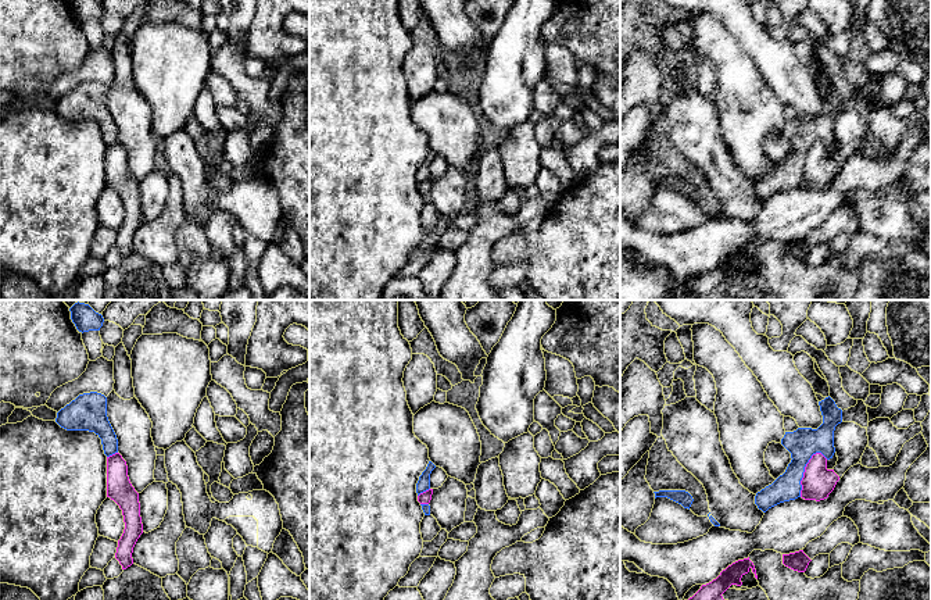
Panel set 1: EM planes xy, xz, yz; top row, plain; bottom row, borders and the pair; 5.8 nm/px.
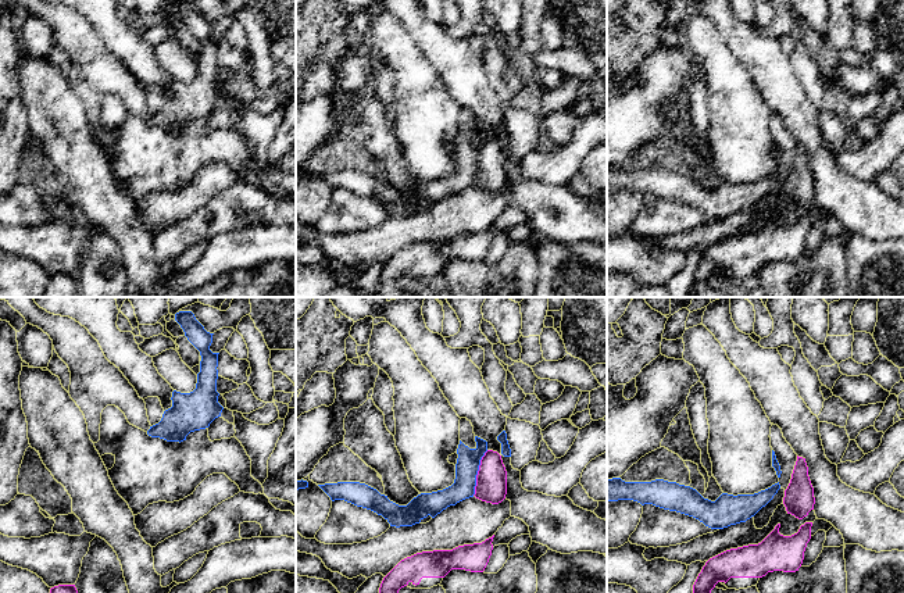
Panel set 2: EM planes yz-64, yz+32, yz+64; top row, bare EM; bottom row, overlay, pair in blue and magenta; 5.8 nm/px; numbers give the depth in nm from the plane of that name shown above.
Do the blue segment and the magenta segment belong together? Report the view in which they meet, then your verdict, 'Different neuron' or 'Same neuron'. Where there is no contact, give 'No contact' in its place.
Touches blue in yz. Same neuron

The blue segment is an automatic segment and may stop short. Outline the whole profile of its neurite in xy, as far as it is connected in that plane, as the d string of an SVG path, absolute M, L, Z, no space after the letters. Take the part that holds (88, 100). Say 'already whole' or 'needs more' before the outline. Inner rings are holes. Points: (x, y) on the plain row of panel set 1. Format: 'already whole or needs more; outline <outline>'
needs more; outline M97 81L79 83L57 101L55 111L67 119L94 121L107 144L107 186L122 199L125 218L115 247L126 258L133 253L133 236L143 222L139 182L128 165L128 154L118 142L118 128L107 106L107 86Z

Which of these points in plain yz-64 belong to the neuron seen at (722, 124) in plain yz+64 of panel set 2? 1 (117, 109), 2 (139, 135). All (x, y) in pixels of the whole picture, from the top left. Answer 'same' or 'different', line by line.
1: different
2: different

